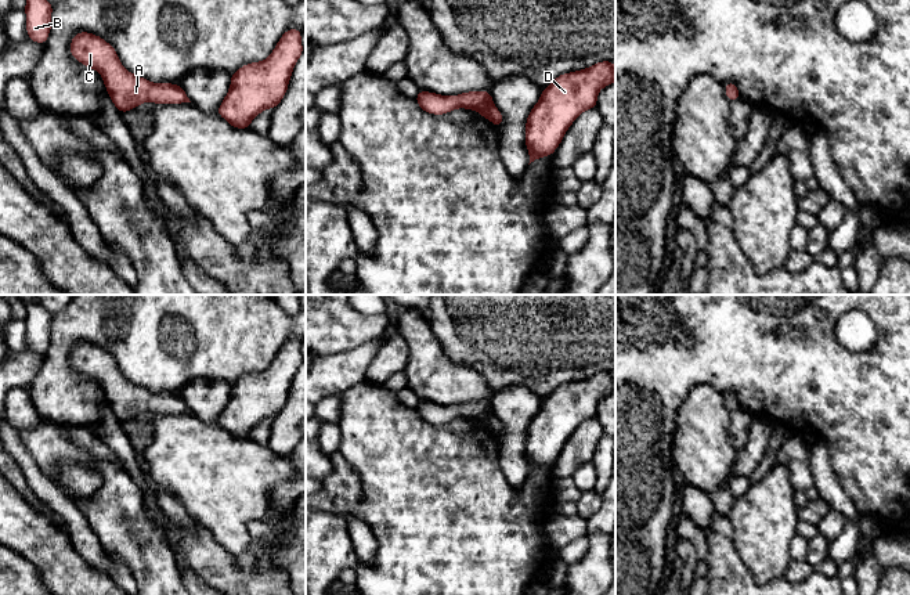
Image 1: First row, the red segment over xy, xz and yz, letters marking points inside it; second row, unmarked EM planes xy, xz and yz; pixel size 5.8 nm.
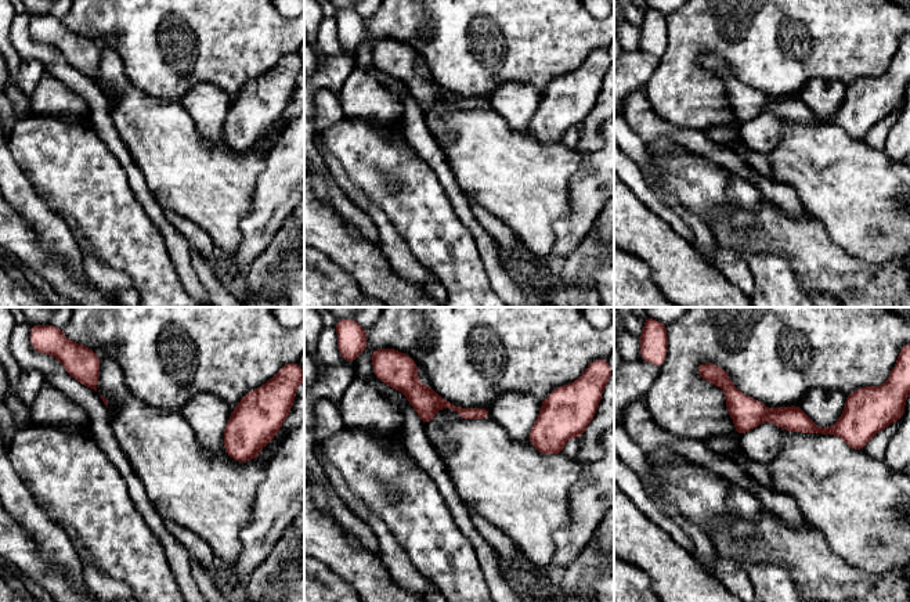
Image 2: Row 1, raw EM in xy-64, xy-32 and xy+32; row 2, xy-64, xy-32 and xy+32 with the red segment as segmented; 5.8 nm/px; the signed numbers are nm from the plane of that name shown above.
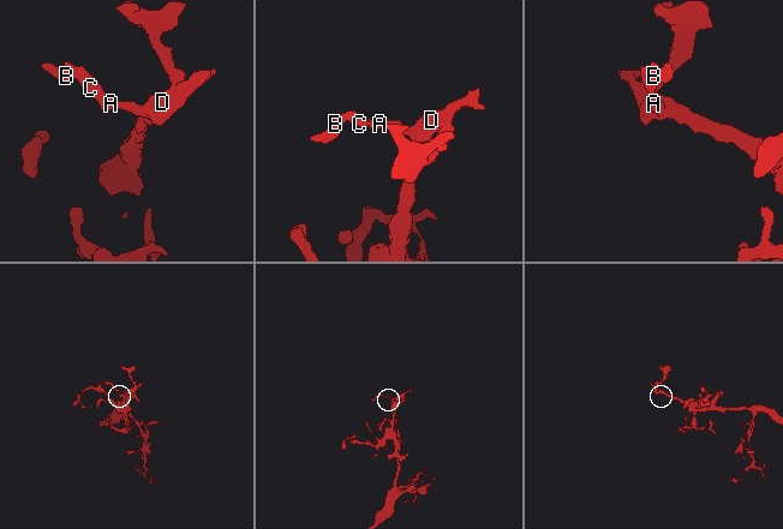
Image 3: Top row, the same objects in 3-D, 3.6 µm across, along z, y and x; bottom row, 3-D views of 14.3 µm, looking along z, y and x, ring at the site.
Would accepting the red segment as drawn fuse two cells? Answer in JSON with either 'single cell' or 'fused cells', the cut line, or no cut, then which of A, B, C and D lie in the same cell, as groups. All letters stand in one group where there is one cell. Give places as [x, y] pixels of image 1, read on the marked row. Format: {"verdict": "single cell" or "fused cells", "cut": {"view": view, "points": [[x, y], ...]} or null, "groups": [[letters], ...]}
{"verdict": "single cell", "cut": null, "groups": [["A", "B", "C", "D"]]}

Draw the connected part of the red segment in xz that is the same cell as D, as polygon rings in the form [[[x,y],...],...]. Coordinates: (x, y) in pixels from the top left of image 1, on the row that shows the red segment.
[[[611,61],[557,76],[542,90],[528,113],[526,145],[530,163],[552,155],[571,123],[586,109],[596,108],[597,93],[615,82]]]

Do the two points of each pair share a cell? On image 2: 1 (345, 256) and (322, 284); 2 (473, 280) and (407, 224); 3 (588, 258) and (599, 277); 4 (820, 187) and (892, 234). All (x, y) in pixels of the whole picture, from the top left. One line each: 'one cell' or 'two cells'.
1: two cells
2: one cell
3: one cell
4: one cell

